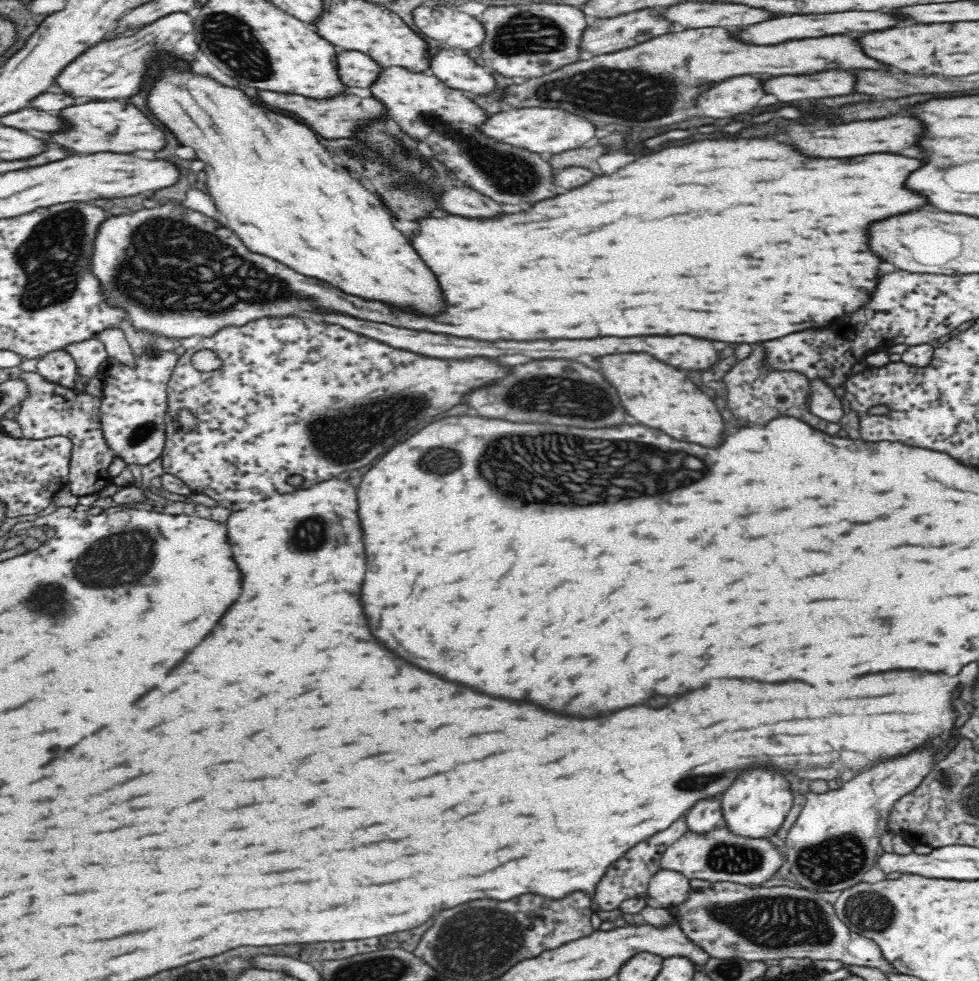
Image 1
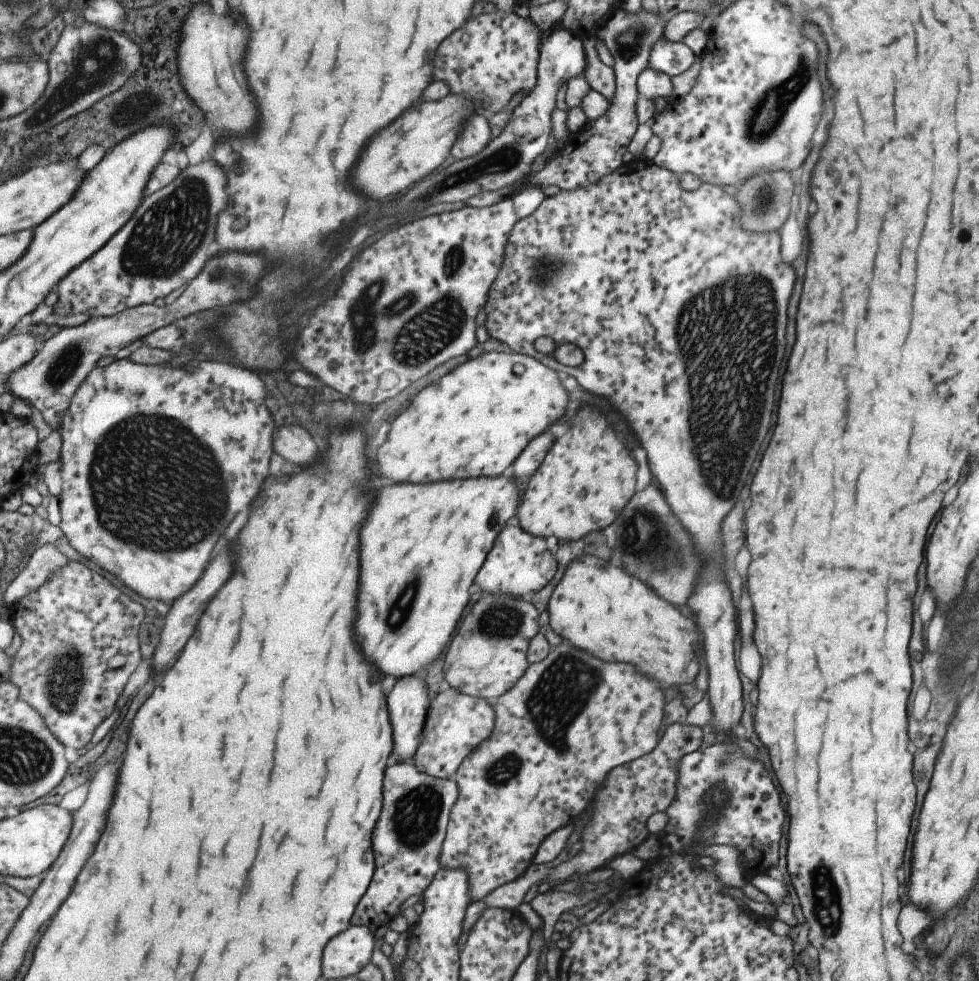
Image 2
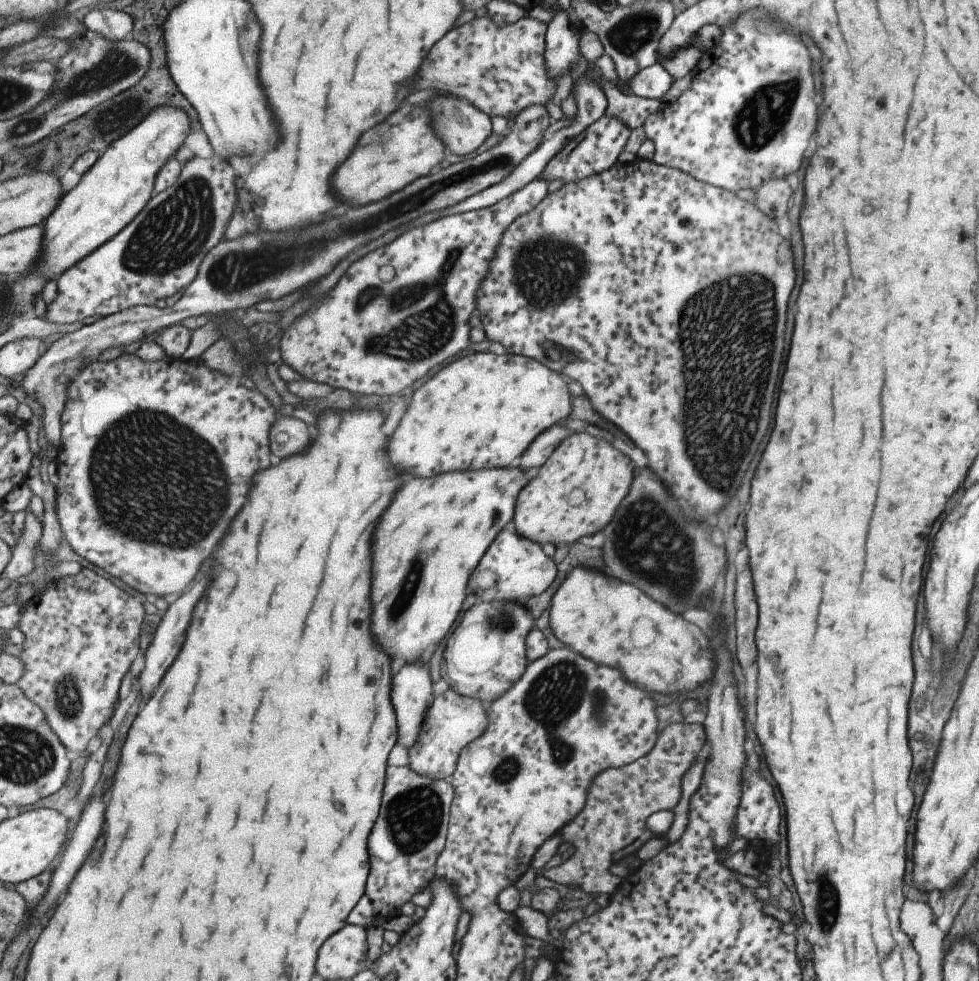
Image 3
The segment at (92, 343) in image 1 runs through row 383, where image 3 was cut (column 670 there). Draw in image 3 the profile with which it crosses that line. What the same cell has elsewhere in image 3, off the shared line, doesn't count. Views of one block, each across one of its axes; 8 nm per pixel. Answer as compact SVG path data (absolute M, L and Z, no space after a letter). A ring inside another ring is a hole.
M661 64L647 66L631 80L631 92L633 98L645 98L645 100L659 100L671 86L673 76L669 76L667 70L663 70Z

